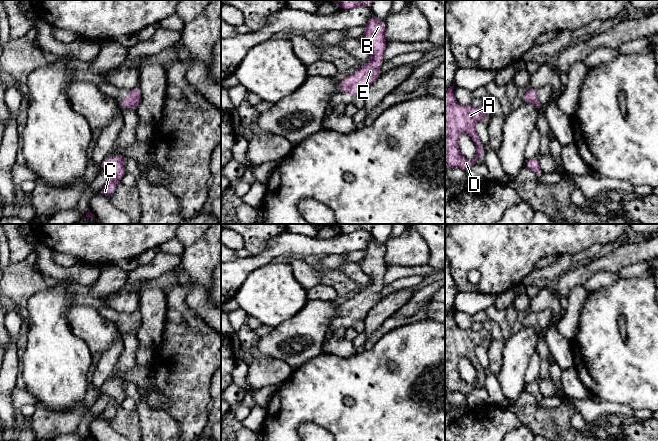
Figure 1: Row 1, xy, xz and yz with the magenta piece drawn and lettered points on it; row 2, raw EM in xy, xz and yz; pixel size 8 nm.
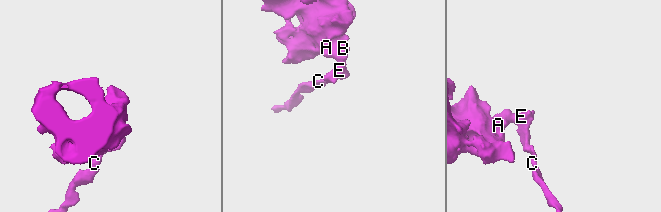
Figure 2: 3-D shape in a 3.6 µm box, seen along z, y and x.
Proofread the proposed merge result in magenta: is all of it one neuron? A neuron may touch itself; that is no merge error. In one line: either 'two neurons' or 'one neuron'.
one neuron

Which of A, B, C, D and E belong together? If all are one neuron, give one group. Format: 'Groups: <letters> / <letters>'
Groups: A B C D E

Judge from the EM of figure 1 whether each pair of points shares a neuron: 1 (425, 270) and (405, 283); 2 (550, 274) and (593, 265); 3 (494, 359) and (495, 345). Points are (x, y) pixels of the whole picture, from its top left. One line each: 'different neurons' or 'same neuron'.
1: different neurons
2: different neurons
3: same neuron

